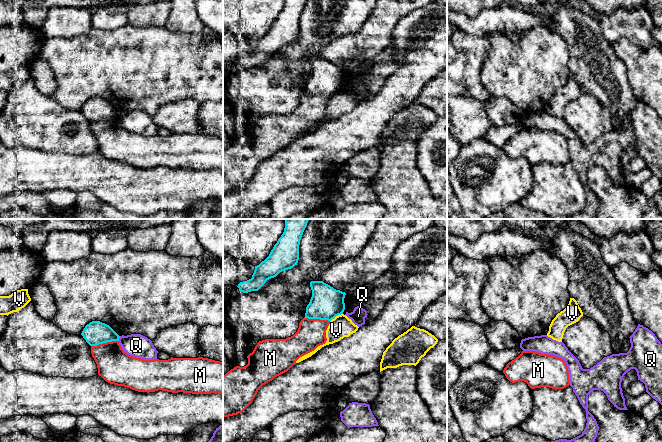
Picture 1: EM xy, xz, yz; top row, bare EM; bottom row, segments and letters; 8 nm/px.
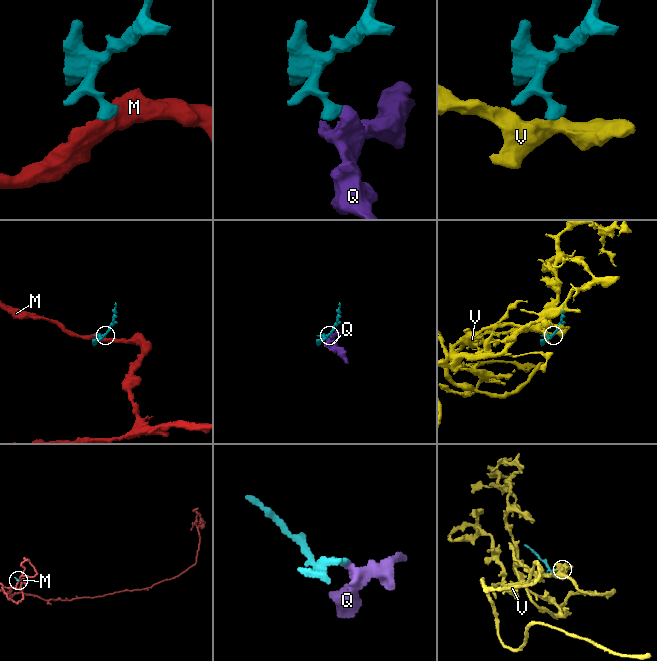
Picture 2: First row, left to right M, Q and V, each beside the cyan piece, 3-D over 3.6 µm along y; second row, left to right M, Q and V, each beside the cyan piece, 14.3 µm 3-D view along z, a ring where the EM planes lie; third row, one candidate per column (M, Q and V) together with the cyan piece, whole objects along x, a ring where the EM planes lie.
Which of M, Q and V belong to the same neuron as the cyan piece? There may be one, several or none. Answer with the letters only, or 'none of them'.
none of them

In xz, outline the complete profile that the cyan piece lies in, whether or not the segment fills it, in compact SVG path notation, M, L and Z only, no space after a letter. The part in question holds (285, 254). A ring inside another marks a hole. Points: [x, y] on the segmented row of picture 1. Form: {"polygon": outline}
{"polygon": "M285 219L285 228L269 256L255 266L252 278L240 282L240 292L258 291L267 280L293 268L299 260L299 245L309 219Z"}

